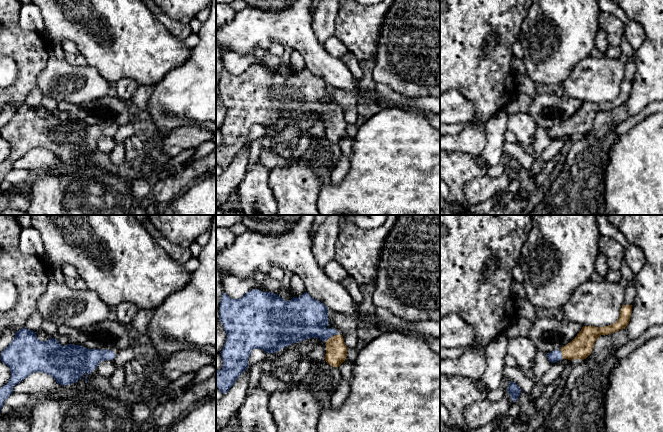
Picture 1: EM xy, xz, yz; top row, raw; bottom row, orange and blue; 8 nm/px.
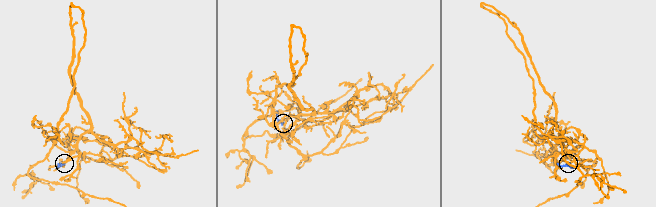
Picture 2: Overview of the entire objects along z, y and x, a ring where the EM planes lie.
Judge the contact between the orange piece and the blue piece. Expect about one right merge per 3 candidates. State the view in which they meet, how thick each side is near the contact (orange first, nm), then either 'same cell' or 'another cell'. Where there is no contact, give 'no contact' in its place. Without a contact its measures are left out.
xz | 180/320 nm | same cell

